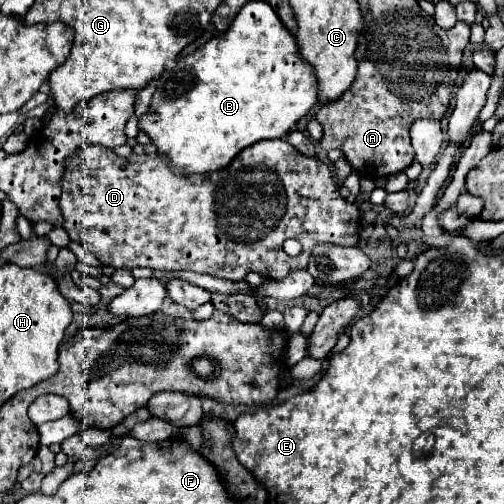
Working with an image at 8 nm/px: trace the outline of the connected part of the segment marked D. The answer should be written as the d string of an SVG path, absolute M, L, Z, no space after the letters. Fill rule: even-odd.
M263 140L257 142L249 148L245 148L241 154L237 154L237 158L223 170L217 170L213 174L175 174L169 166L169 158L165 158L165 154L129 154L129 156L117 156L111 148L107 146L85 146L77 156L71 156L65 164L65 172L63 172L63 180L61 180L61 212L65 216L63 228L69 232L71 240L85 244L85 248L89 252L93 252L101 264L105 266L113 266L113 268L155 268L155 270L193 270L193 272L201 272L201 274L209 274L215 278L225 278L225 280L243 280L247 272L257 272L261 276L267 276L271 280L283 280L291 270L305 270L307 268L307 260L309 254L313 250L313 246L317 242L333 242L339 246L357 246L359 242L359 208L355 204L349 204L341 194L339 194L339 186L329 170L327 164L323 164L319 158L315 156L305 156L299 150L295 150L287 140ZM287 238L295 238L301 242L303 250L297 258L291 258L289 254L285 254L283 250L283 242Z

